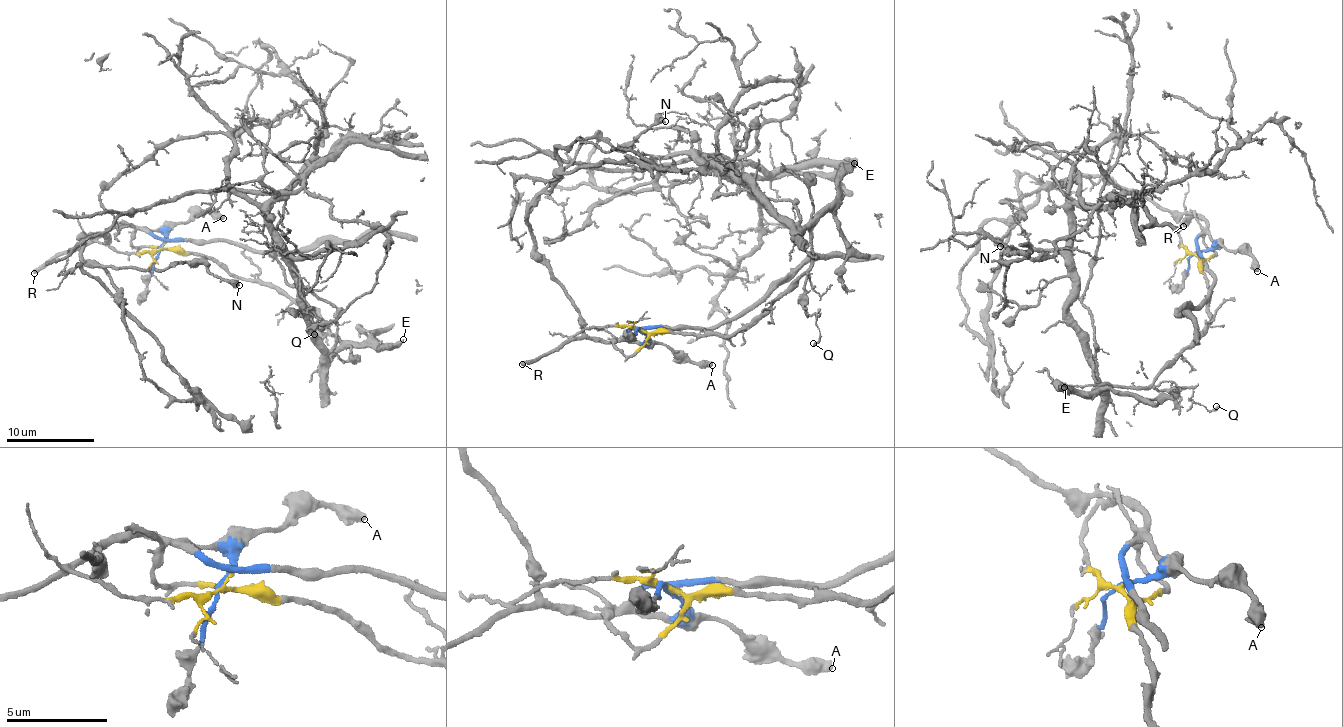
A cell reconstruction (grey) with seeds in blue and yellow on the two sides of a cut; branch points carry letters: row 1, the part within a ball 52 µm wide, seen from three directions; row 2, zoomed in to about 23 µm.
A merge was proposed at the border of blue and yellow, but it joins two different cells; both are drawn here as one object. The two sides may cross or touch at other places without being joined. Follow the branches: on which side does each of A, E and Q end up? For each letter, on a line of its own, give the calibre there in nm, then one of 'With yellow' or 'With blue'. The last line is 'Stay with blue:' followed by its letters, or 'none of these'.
A: Thickness 480 nm. With blue
E: Thickness 400 nm. With yellow
Q: Thickness 160 nm. With yellow
Stay with blue: A

